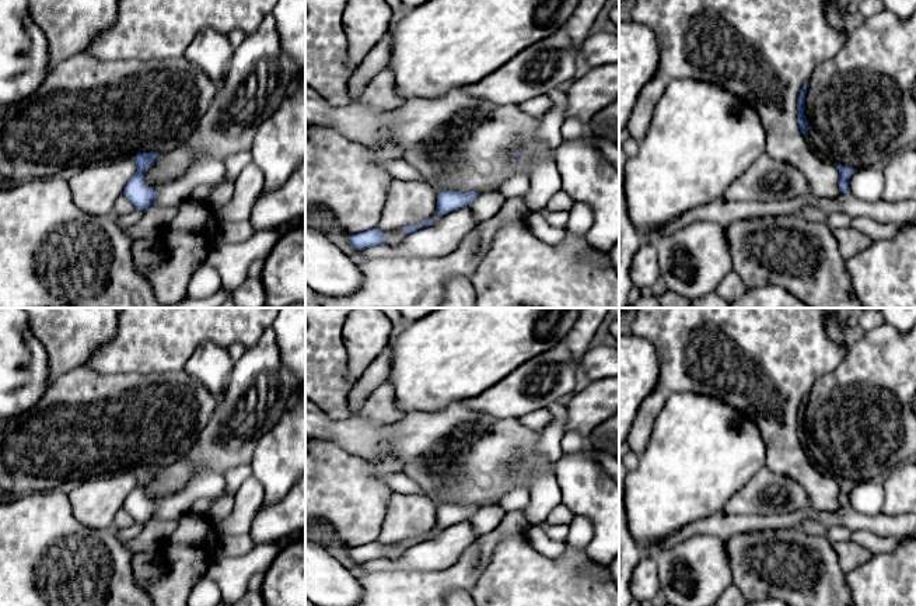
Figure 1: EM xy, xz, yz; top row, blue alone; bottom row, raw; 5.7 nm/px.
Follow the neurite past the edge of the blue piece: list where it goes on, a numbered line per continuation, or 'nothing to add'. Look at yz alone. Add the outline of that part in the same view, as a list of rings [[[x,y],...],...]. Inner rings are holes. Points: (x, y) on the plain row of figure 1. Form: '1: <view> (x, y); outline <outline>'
nothing to add

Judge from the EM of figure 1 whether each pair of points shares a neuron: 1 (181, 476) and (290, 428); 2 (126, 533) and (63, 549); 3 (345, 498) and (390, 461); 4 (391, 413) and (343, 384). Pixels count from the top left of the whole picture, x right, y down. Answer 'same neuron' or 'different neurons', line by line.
1: different neurons
2: different neurons
3: same neuron
4: same neuron

